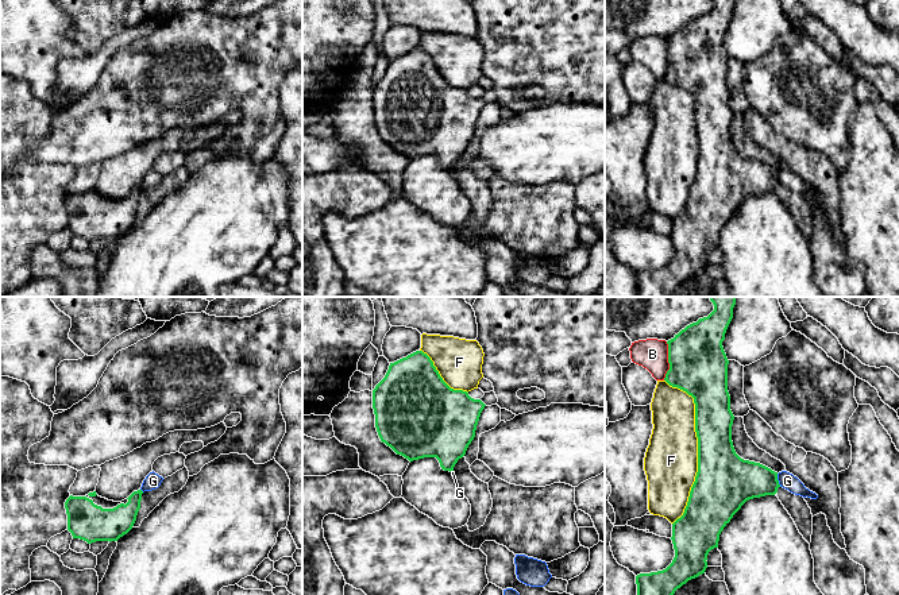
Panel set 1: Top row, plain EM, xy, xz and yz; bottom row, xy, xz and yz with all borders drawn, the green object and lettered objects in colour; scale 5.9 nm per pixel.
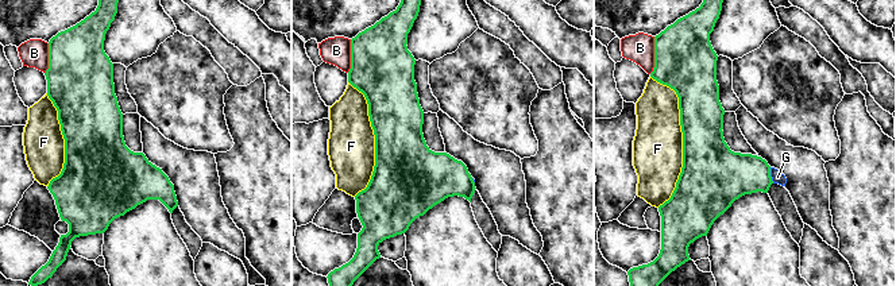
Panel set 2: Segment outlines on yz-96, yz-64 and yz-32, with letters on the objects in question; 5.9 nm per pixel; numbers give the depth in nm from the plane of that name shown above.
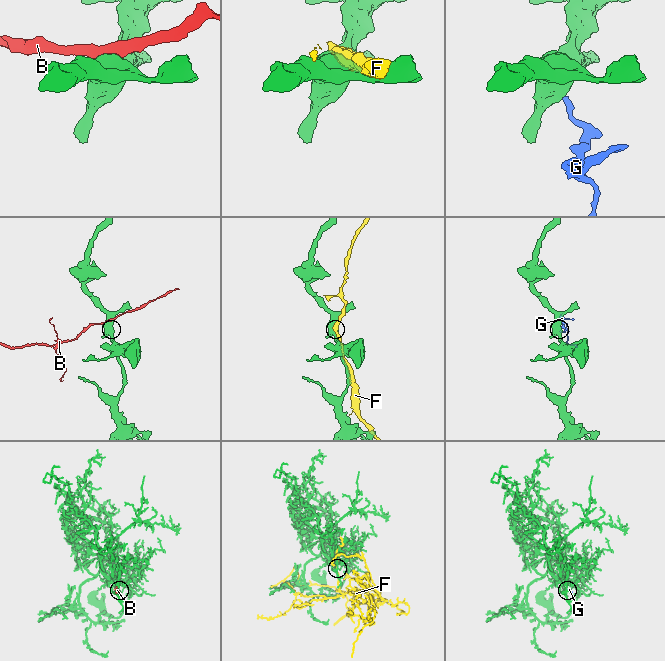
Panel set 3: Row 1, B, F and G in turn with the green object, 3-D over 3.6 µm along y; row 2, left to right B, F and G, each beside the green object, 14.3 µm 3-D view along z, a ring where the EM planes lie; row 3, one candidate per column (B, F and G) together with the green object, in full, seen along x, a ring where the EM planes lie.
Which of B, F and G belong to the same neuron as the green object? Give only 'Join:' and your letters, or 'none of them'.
Join: none of them

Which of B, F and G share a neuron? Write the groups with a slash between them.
B / F / G

